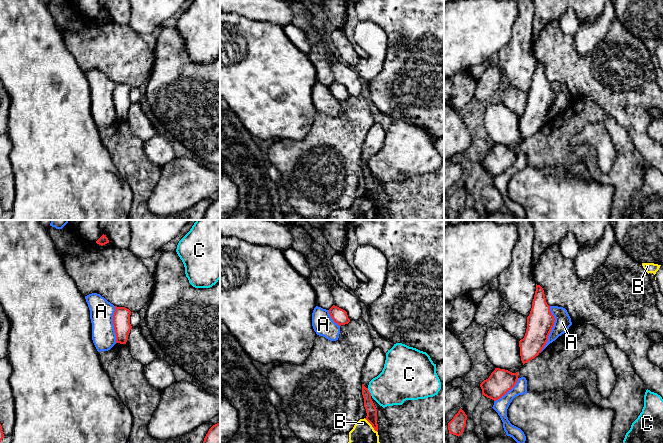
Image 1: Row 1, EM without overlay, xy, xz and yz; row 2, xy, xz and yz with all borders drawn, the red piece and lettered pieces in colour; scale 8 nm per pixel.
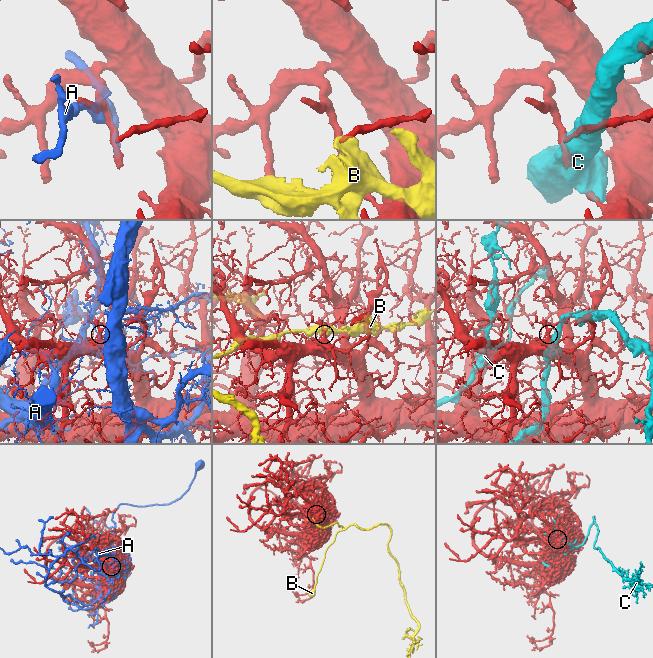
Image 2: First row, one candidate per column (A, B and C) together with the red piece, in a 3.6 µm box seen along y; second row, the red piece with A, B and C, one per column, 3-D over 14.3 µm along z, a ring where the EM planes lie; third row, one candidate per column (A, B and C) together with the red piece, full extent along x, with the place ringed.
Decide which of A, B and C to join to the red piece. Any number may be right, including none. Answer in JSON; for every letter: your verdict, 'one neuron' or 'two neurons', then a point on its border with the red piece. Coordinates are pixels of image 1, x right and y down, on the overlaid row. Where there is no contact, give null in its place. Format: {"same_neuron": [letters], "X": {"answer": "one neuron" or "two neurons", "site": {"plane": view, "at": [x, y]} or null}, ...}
{"same_neuron": [], "A": {"answer": "two neurons", "site": {"plane": "yz", "at": [551, 329]}}, "B": {"answer": "two neurons", "site": {"plane": "xz", "at": [371, 424]}}, "C": {"answer": "two neurons", "site": {"plane": "xz", "at": [369, 392]}}}

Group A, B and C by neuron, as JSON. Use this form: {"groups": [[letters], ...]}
{"groups": [["A"], ["B"], ["C"]]}

